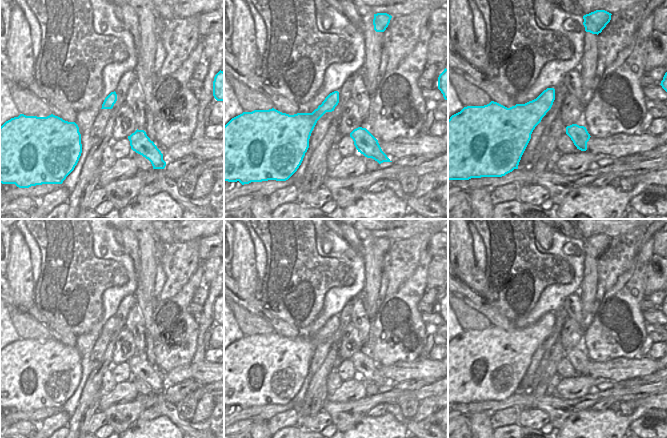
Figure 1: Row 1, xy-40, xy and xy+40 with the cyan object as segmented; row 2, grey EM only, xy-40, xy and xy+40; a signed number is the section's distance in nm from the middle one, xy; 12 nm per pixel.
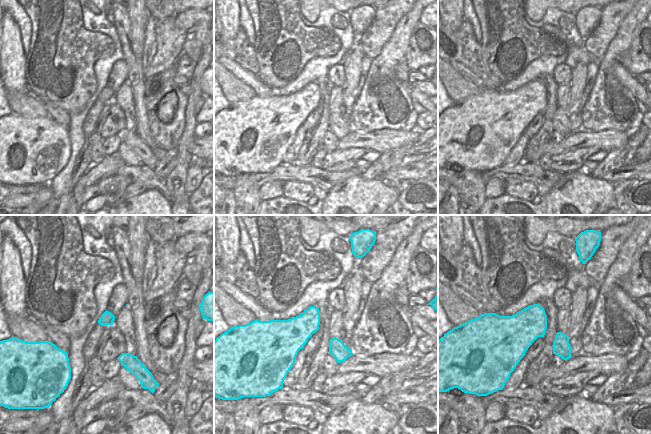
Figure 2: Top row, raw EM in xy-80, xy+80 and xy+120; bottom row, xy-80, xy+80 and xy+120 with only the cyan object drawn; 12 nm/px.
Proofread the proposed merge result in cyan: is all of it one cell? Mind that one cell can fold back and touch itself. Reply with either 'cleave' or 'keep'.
keep

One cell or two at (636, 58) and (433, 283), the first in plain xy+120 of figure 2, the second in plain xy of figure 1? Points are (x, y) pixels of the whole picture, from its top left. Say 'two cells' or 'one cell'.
one cell

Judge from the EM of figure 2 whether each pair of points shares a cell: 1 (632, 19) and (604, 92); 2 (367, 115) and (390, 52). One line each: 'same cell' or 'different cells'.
1: same cell
2: same cell

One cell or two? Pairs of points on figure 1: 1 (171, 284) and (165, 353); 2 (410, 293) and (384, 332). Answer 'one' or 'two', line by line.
1: two
2: one

